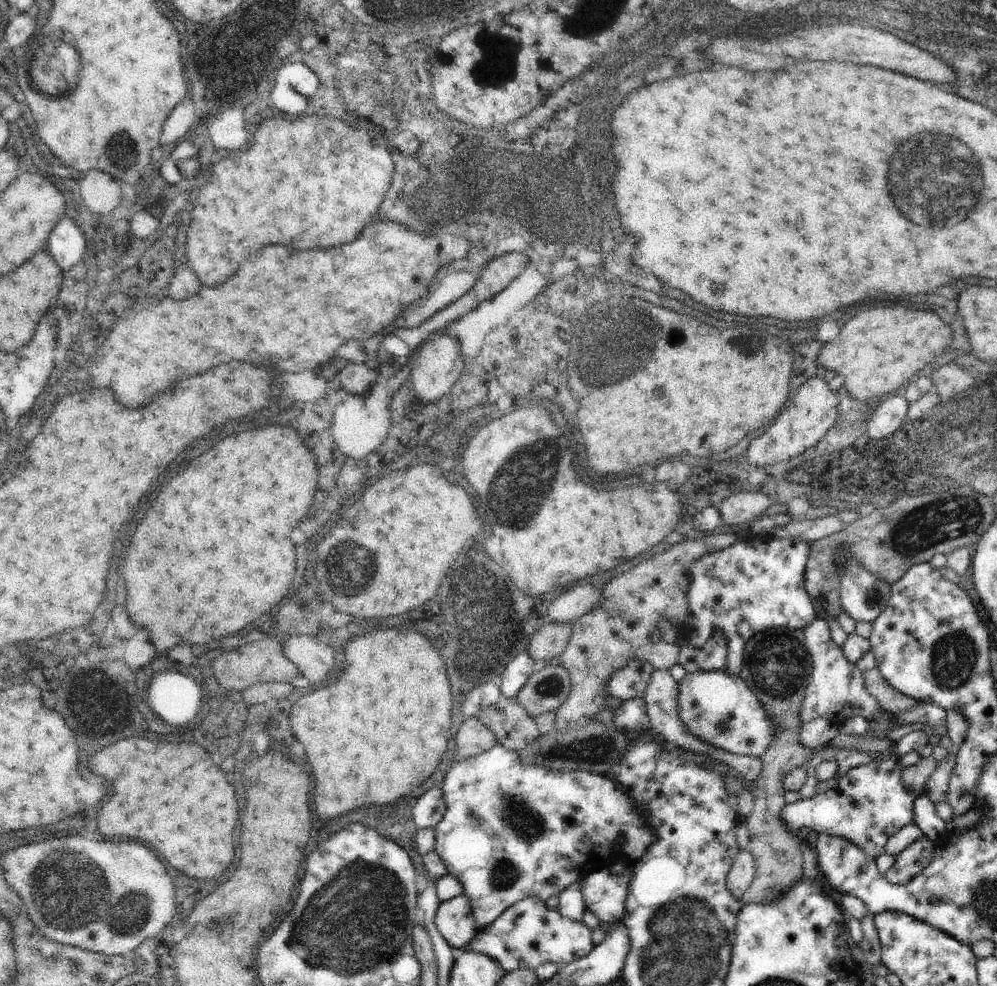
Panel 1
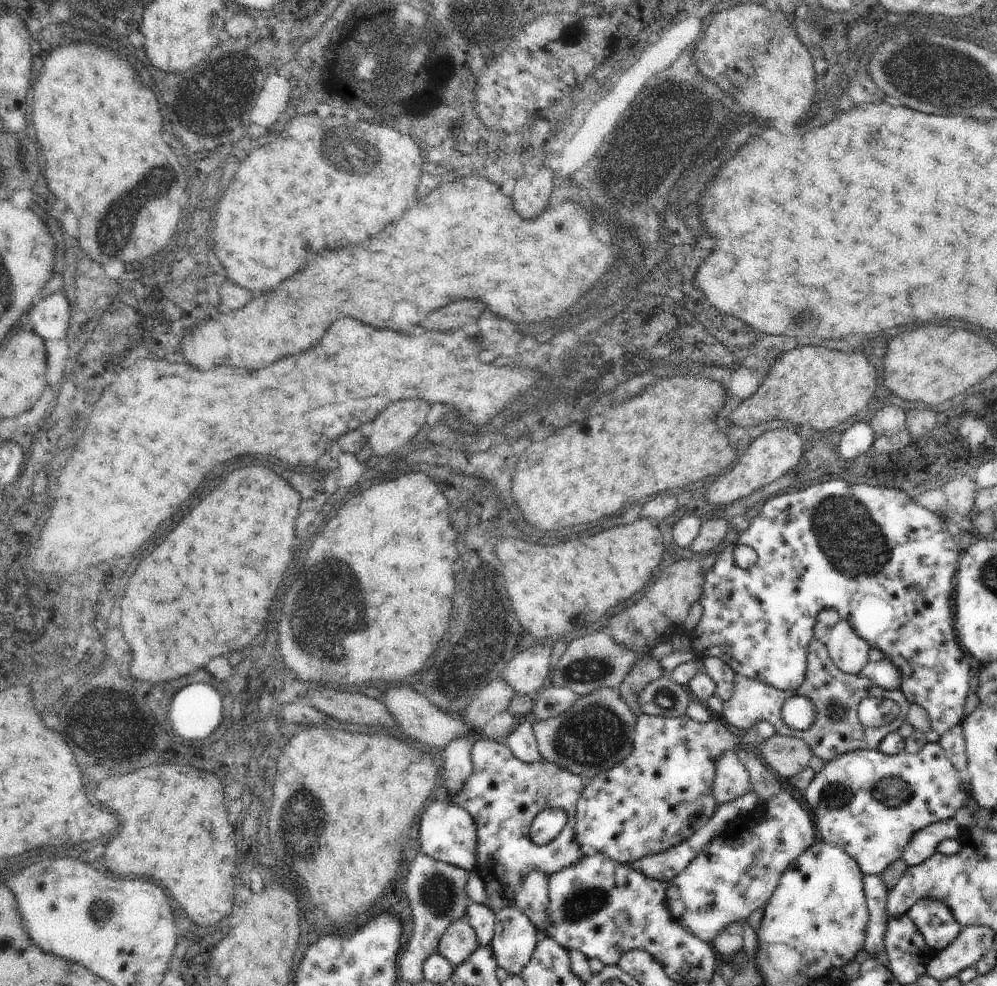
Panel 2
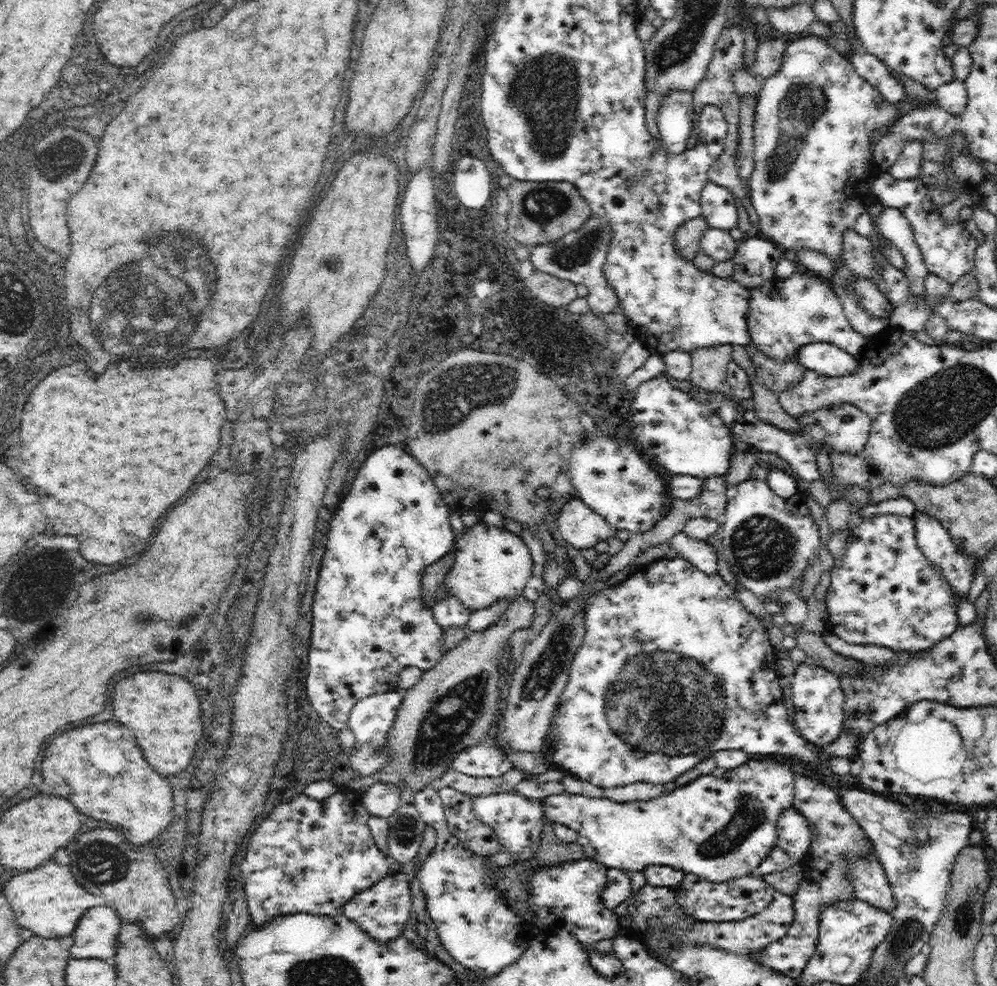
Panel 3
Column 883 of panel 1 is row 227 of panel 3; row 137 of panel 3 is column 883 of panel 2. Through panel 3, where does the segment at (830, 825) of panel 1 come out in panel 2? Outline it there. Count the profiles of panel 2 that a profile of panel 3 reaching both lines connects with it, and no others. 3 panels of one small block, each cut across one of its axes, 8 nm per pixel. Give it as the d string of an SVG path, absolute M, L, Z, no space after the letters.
M925 744L915 754L899 752L895 756L885 756L877 750L847 752L825 764L825 768L815 774L803 796L809 806L809 816L815 824L817 838L839 846L857 862L863 876L881 876L889 864L903 858L905 846L915 834L919 834L919 830L925 830L937 822L953 820L955 812L965 806L965 798L969 798L969 786L965 786L965 776L961 776L959 770L947 760L939 744Z

